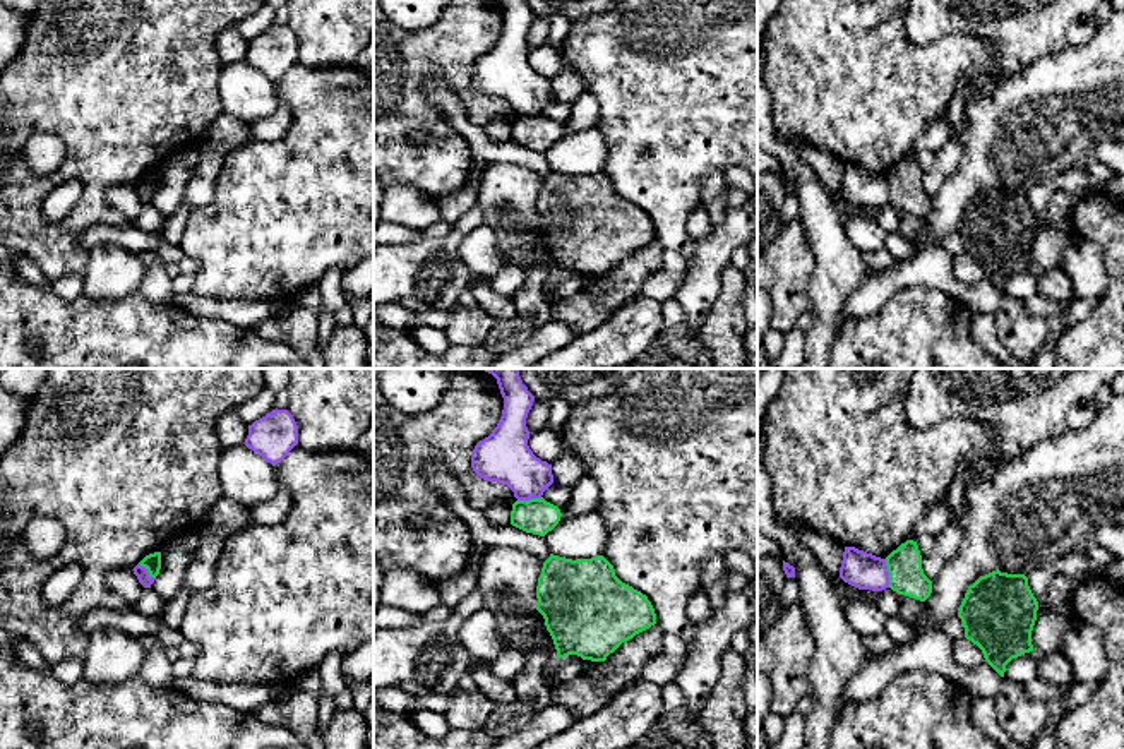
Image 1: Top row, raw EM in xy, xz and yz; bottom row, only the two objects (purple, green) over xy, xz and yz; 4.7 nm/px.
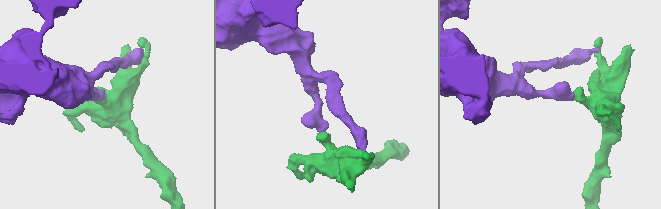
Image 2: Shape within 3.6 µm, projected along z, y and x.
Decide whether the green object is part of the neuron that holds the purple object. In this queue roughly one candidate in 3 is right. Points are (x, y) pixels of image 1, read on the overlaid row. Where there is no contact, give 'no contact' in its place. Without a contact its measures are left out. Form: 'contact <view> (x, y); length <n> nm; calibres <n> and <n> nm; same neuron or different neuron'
contact yz (888, 573); length 140 nm; calibres 170 and 160 nm; different neuron

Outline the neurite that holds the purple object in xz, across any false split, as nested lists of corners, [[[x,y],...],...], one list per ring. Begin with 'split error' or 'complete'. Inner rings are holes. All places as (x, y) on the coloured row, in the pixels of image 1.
complete; [[[519,369],[480,370],[485,370],[497,379],[500,394],[504,398],[504,410],[492,434],[480,440],[471,451],[471,468],[476,476],[487,482],[499,482],[507,485],[517,500],[540,499],[543,492],[553,483],[553,475],[552,464],[536,458],[528,446],[529,430],[526,427],[526,418],[533,406],[535,396],[523,384]]]

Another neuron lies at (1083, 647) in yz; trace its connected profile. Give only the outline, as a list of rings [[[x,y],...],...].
[[[1073,617],[1064,638],[1062,653],[1073,665],[1076,682],[1098,684],[1109,668],[1109,660],[1103,650],[1100,632]]]

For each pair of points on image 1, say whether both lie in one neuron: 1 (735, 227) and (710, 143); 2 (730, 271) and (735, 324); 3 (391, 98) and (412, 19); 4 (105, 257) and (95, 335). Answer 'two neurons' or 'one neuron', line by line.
1: two neurons
2: one neuron
3: two neurons
4: two neurons

